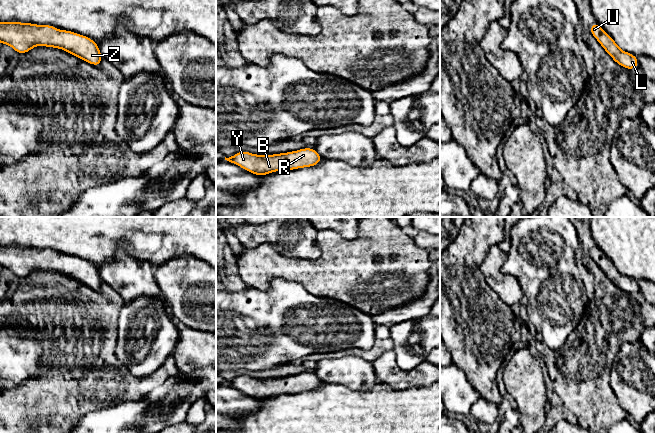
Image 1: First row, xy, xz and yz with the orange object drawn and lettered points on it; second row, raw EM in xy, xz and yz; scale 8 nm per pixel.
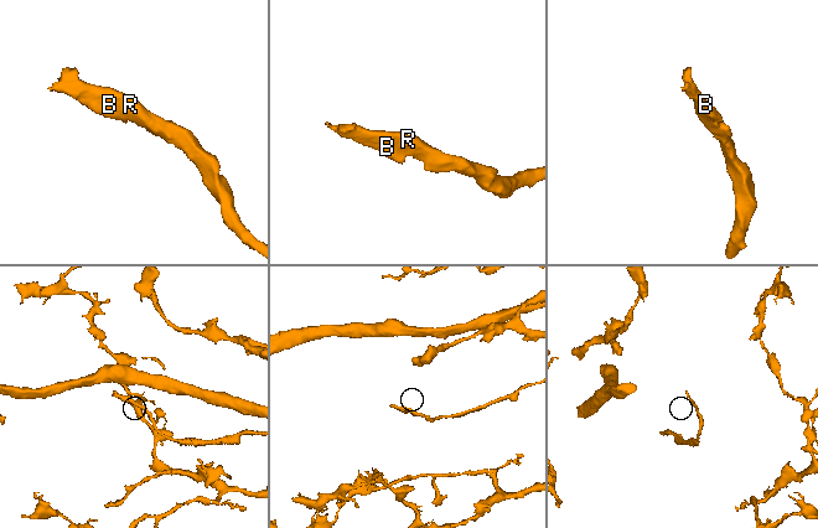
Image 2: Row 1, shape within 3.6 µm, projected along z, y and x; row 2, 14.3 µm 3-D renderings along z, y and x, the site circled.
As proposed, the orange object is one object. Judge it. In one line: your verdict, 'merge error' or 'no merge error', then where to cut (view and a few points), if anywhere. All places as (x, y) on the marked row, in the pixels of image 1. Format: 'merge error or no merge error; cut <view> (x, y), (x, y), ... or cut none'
no merge error; cut none

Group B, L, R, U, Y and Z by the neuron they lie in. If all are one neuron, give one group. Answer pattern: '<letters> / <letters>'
B L R U Y Z

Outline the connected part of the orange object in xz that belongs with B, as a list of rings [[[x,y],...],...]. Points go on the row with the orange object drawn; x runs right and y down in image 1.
[[[313,148],[273,155],[257,155],[247,151],[237,152],[225,160],[238,165],[257,176],[264,176],[279,170],[295,170],[319,164],[322,157]]]

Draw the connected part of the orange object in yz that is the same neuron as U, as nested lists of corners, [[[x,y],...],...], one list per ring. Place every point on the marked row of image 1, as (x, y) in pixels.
[[[594,22],[590,26],[590,33],[597,39],[599,44],[617,64],[630,70],[639,67],[637,57],[621,50],[616,42],[599,26],[597,22]]]

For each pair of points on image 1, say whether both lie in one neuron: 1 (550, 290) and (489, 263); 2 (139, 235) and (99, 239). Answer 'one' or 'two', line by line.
1: two
2: one

